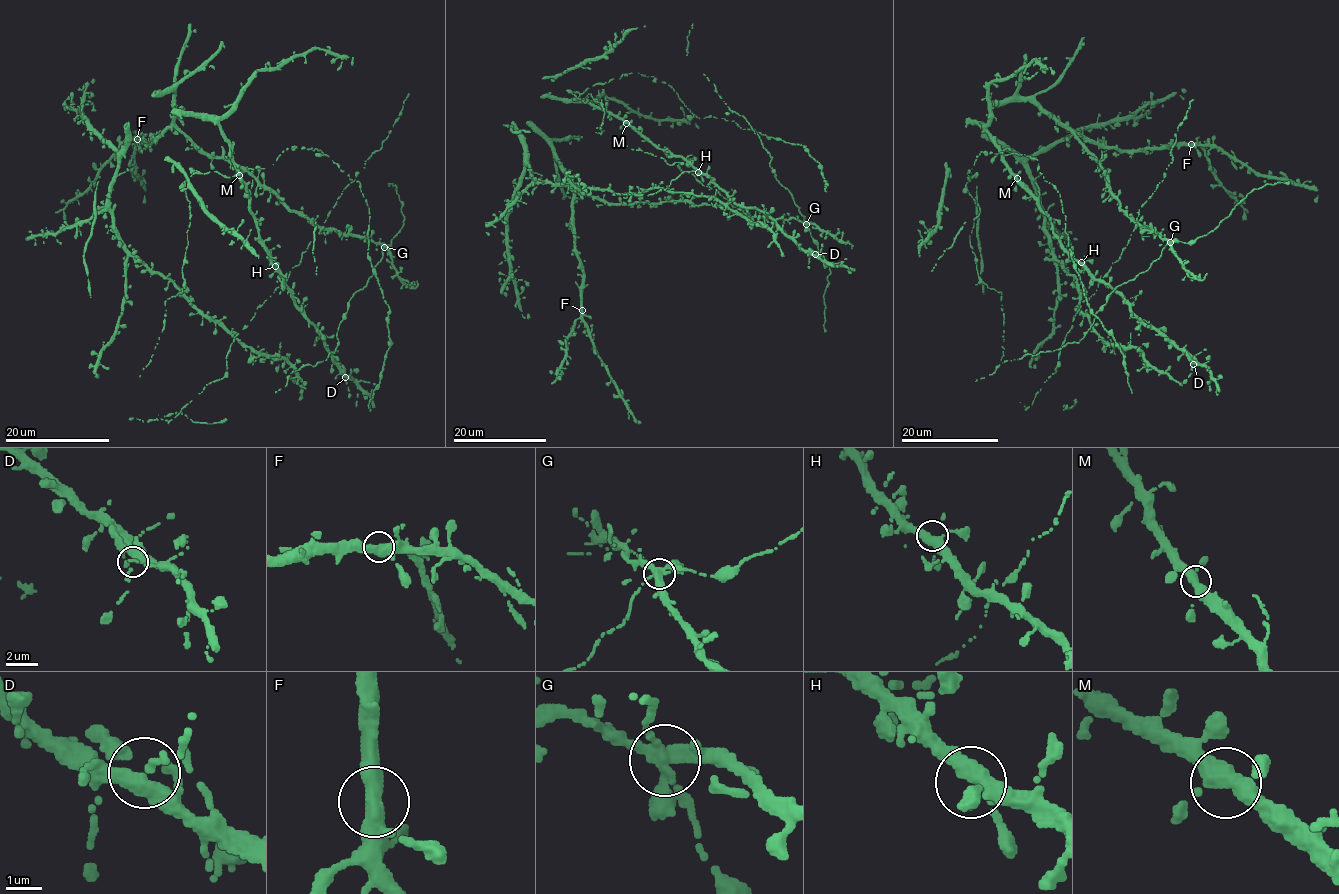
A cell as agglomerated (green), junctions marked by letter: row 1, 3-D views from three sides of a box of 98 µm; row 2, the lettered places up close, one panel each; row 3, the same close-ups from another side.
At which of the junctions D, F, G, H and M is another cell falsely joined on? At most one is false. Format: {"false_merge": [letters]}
{"false_merge": []}

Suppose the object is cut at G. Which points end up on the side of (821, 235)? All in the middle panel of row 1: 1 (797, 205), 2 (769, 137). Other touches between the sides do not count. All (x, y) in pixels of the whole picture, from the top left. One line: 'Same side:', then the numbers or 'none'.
Same side: 2

